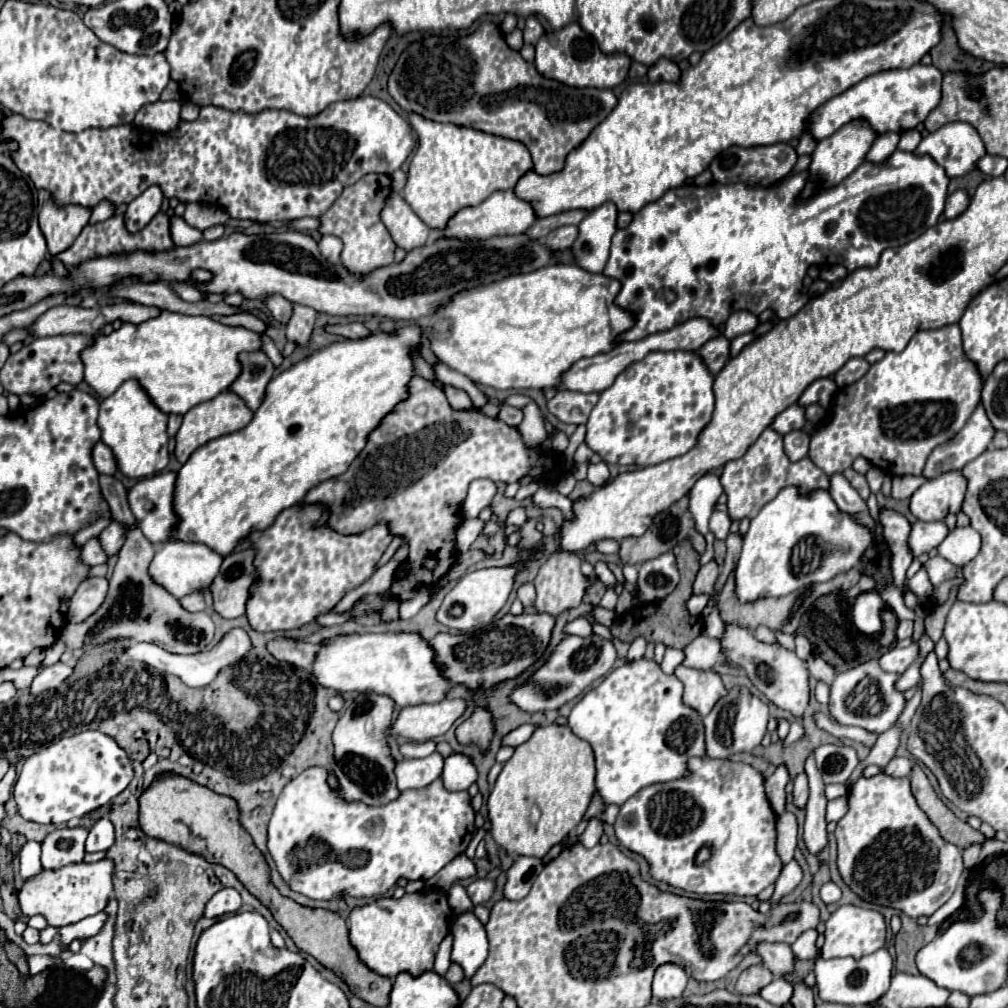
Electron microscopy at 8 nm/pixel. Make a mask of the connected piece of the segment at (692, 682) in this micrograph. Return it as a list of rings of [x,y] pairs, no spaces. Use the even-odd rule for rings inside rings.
[[[680,665],[674,675],[684,683],[684,703],[696,709],[702,717],[708,715],[718,703],[718,699],[728,693],[722,683],[722,677],[712,669],[704,671]]]

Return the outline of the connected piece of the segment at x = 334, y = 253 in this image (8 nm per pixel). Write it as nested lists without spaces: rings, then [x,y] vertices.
[[[322,237],[320,243],[320,253],[324,253],[324,257],[332,263],[340,261],[340,251],[342,251],[342,241],[338,237]]]

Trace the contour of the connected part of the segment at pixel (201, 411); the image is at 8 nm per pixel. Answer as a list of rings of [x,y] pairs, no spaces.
[[[232,391],[222,393],[220,397],[216,397],[216,399],[212,399],[212,401],[206,401],[204,405],[196,405],[196,409],[190,409],[190,411],[184,415],[182,427],[180,427],[178,435],[176,435],[176,451],[174,451],[176,459],[178,459],[180,463],[186,463],[186,461],[190,459],[190,455],[192,455],[198,447],[202,447],[202,445],[206,445],[208,441],[218,439],[218,437],[222,437],[222,435],[228,435],[228,433],[234,433],[234,431],[244,429],[244,427],[252,421],[252,417],[254,417],[254,413],[250,411],[250,407],[248,407],[240,397],[236,397],[236,393],[232,393]]]

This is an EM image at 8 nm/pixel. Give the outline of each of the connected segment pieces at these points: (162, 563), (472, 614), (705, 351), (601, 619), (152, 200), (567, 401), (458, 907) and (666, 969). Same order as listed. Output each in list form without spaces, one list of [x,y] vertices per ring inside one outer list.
[[[170,539],[164,545],[160,545],[160,549],[156,551],[148,567],[148,573],[154,583],[158,583],[176,599],[180,599],[196,589],[208,587],[212,583],[212,577],[216,577],[216,569],[220,569],[220,563],[222,563],[222,555],[218,555],[214,549],[210,549],[204,543],[186,543],[186,541]]]
[[[508,567],[480,569],[480,571],[464,575],[444,597],[444,601],[436,613],[436,621],[446,627],[458,629],[458,631],[470,631],[470,629],[490,623],[492,617],[504,607],[504,603],[510,595],[510,589],[512,589],[512,581],[514,581],[514,571]]]
[[[722,335],[716,337],[712,341],[708,341],[708,345],[700,347],[696,353],[700,353],[704,357],[704,363],[708,365],[708,369],[712,369],[712,373],[720,373],[722,367],[728,363],[730,359],[730,341]]]
[[[594,607],[594,609],[592,609],[592,619],[594,619],[596,623],[602,623],[602,625],[610,627],[610,625],[616,621],[616,613],[612,613],[612,611],[608,611],[608,609],[602,609],[602,607]]]
[[[158,185],[148,187],[142,195],[138,195],[134,201],[130,201],[126,209],[126,229],[130,233],[140,231],[142,227],[148,225],[148,221],[160,211],[162,207],[162,191]]]
[[[560,391],[554,399],[548,401],[550,413],[554,413],[564,423],[586,423],[592,407],[598,401],[598,393],[578,393],[578,391]]]
[[[452,885],[448,891],[448,905],[454,913],[464,913],[464,909],[472,909],[472,901],[468,901],[466,889],[462,885]]]
[[[664,963],[656,969],[652,981],[652,995],[660,999],[674,999],[680,997],[688,983],[688,975],[676,963]]]

